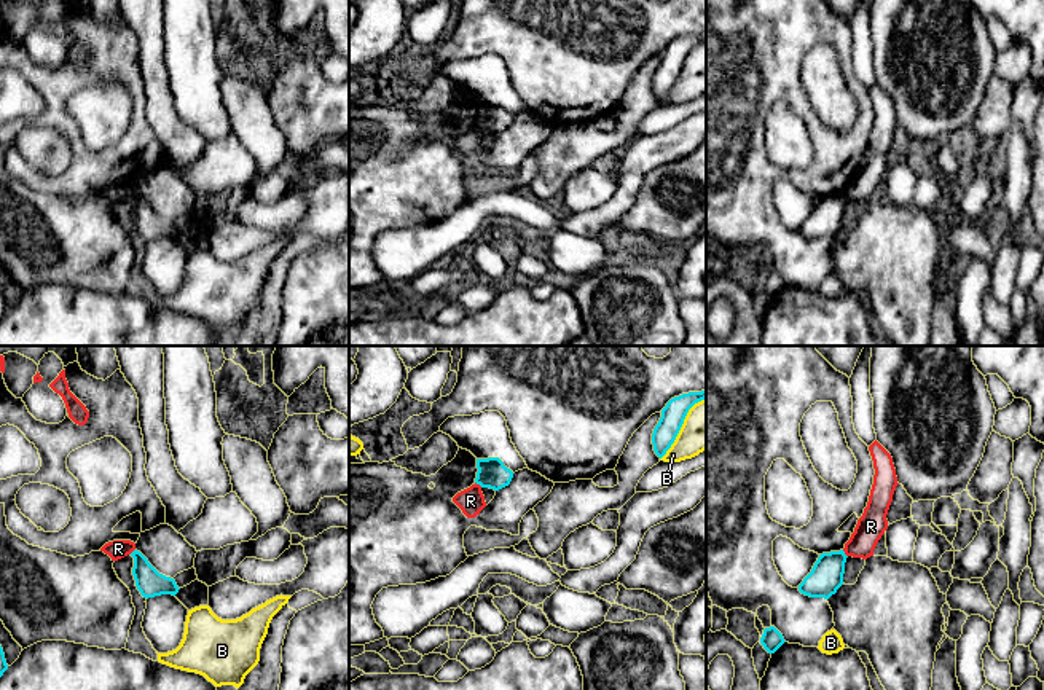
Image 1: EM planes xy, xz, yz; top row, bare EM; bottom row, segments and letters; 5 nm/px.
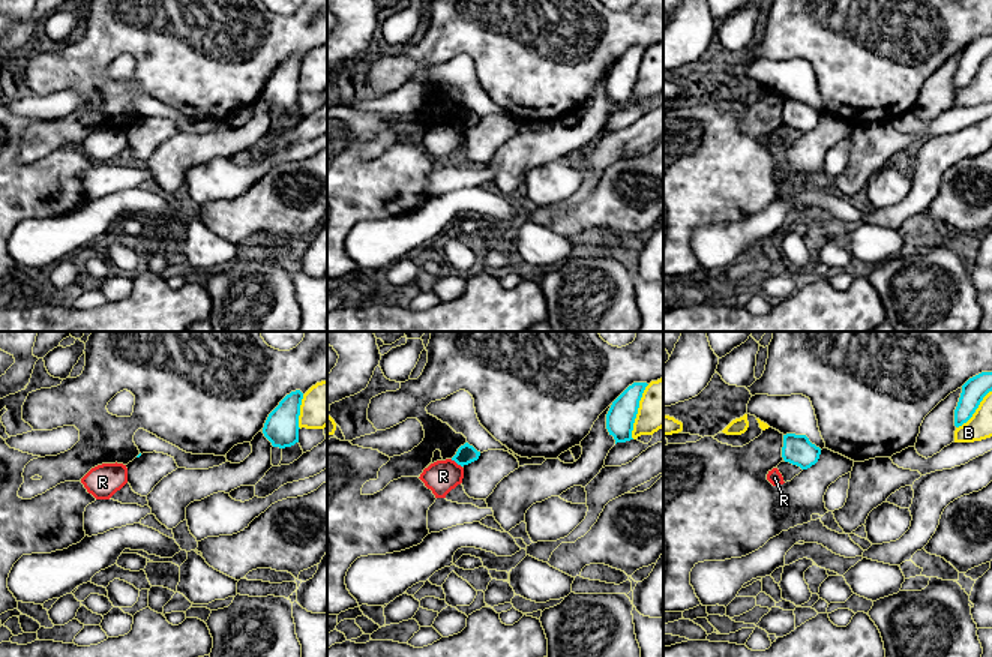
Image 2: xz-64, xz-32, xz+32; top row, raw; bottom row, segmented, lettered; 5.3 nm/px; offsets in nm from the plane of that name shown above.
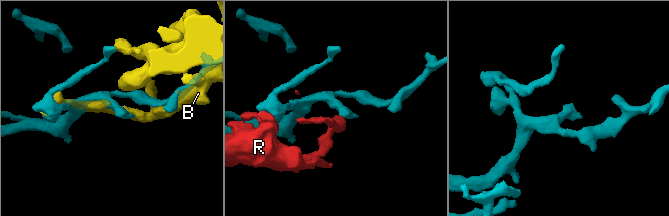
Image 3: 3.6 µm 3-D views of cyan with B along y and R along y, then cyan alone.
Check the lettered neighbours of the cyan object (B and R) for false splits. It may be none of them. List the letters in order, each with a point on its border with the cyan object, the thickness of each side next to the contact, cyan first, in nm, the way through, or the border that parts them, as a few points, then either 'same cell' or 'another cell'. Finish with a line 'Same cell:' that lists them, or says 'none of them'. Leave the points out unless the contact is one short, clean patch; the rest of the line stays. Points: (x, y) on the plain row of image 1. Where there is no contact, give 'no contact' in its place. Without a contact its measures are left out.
B: meets cyan in xz at (681, 69); 120 nm thick on the cyan side, 220 nm on the other; another cell
R: meets cyan in xz at (478, 126); 150 nm thick on the cyan side, 140 nm on the other; border along xz (475, 125), (482, 129); another cell
Same cell: none of them

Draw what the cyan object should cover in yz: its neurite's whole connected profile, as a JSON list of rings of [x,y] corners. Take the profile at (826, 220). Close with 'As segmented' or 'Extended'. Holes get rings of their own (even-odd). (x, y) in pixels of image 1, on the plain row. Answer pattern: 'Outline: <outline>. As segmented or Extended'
Outline: [[[843,193],[819,198],[799,234],[810,241],[829,242],[843,228],[846,201]]]. As segmented

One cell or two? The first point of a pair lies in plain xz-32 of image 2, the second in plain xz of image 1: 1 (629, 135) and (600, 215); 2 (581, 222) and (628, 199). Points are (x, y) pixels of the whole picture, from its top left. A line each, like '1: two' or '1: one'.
1: one
2: two

